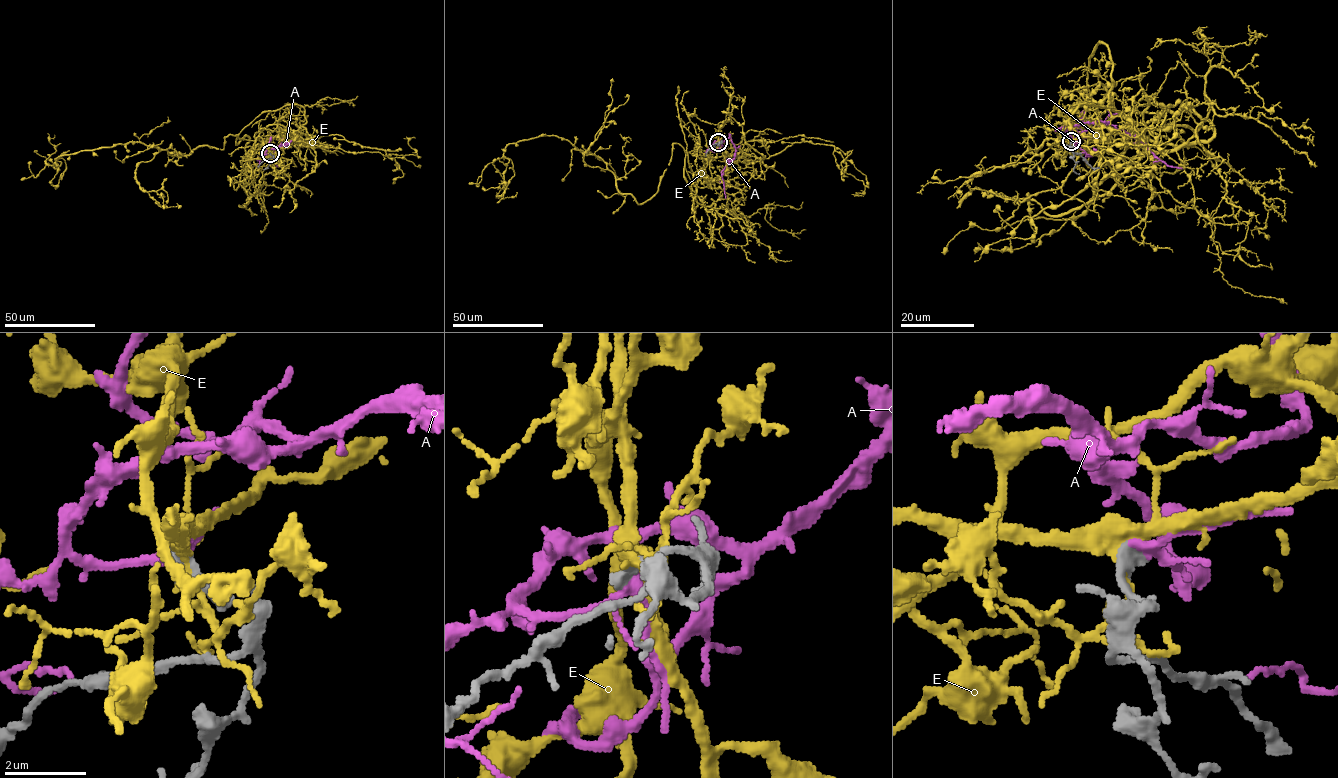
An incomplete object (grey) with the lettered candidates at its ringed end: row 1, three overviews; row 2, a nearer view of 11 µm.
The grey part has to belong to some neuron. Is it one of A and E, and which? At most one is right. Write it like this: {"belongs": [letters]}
{"belongs": ["A"]}

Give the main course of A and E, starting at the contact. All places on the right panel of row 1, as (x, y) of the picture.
A: (1072, 142), (1074, 143), (1068, 131), (1061, 128), (1083, 122), (1110, 123), (1140, 140), (1168, 165), (1184, 168)
E: (1070, 143), (1162, 116), (1073, 104), (1103, 133), (1195, 133), (1058, 130), (1116, 167), (1174, 171), (1172, 135)

